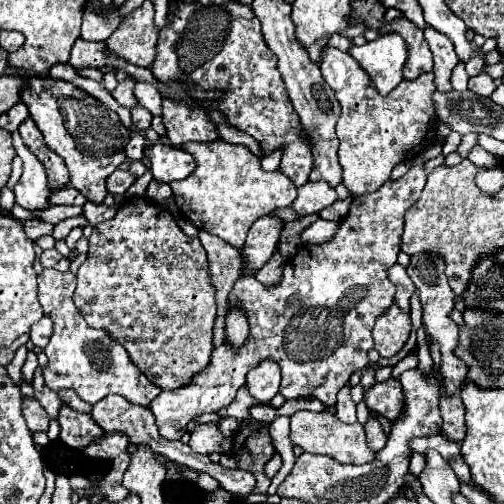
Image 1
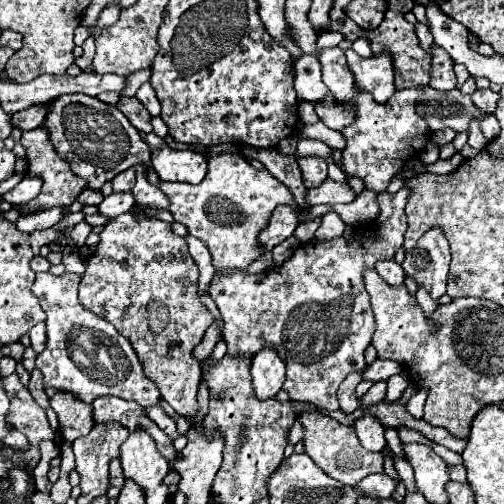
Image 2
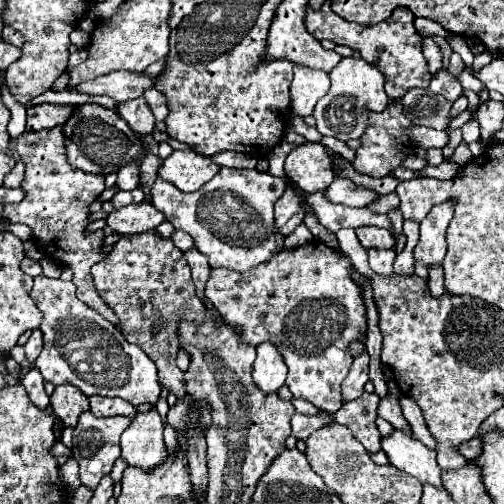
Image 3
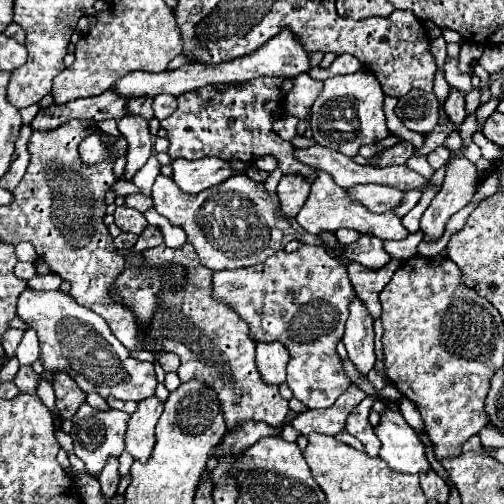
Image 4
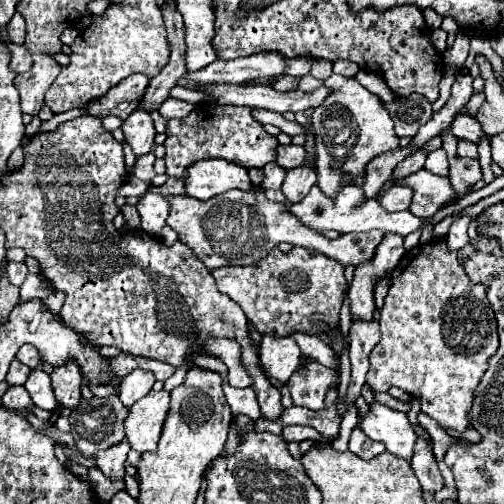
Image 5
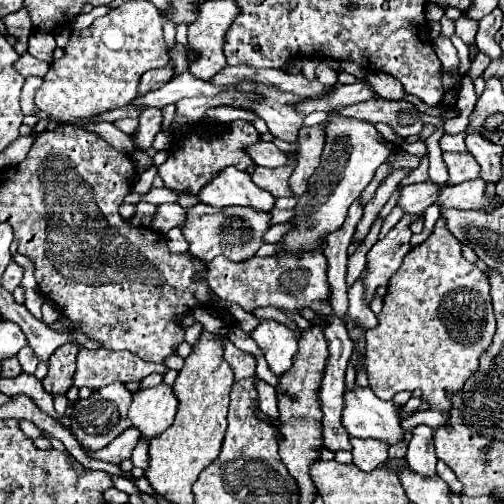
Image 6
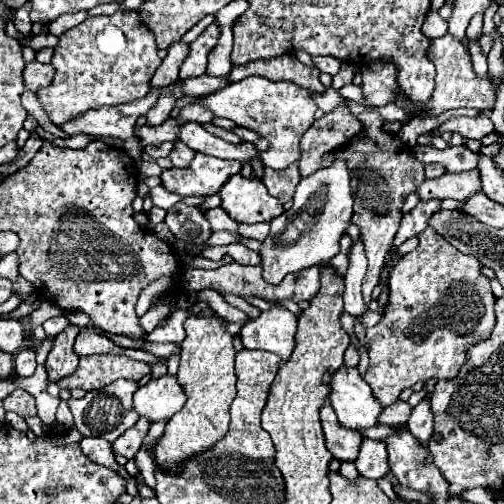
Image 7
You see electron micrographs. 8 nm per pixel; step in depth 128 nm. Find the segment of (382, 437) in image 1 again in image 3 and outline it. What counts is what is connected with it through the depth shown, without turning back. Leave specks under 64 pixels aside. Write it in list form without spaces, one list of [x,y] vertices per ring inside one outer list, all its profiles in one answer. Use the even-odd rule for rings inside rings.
[[[364,392],[356,400],[344,402],[344,406],[338,412],[326,414],[326,416],[332,416],[334,422],[346,426],[356,436],[356,440],[362,442],[362,446],[368,452],[378,452],[380,440],[382,440],[378,426],[376,426],[378,402],[380,402],[380,396],[376,392],[372,394]]]

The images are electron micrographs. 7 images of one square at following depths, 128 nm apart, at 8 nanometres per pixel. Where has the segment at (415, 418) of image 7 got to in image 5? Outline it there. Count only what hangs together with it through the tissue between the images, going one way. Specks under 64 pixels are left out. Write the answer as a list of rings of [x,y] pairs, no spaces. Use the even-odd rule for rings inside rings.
[[[424,438],[416,440],[416,450],[414,450],[414,458],[412,458],[412,470],[416,474],[416,478],[422,484],[424,492],[438,492],[444,488],[444,478],[438,470],[436,458],[432,454],[432,448],[426,444]]]

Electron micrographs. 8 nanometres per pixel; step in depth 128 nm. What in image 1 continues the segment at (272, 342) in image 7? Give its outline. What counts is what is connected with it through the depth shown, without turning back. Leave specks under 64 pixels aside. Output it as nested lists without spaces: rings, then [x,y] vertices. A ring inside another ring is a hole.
[[[264,360],[254,370],[248,372],[246,388],[252,398],[256,398],[260,404],[268,404],[276,394],[280,386],[280,366],[274,360]]]

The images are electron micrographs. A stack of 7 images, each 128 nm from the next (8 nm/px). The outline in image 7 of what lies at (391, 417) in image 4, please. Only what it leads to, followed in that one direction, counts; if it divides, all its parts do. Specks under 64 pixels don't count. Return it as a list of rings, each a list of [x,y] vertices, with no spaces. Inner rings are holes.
[[[340,366],[332,376],[324,376],[332,386],[330,402],[344,428],[364,430],[378,426],[382,404],[372,396],[372,390],[356,368]]]

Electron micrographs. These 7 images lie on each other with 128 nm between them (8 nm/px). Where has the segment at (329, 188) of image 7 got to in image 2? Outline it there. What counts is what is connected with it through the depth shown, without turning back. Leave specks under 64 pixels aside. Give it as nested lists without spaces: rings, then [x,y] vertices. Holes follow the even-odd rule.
[[[350,48],[346,50],[346,58],[358,88],[370,92],[376,102],[384,104],[396,92],[394,64],[390,52],[382,52],[380,56],[372,58],[362,58]],[[338,104],[338,106],[334,106],[334,108],[326,108],[326,106],[316,106],[316,112],[318,112],[318,116],[320,116],[320,120],[328,126],[328,128],[332,128],[332,130],[342,130],[344,126],[348,126],[348,124],[352,124],[354,122],[354,114],[352,114],[352,110],[348,108],[348,106],[342,106],[342,104]]]

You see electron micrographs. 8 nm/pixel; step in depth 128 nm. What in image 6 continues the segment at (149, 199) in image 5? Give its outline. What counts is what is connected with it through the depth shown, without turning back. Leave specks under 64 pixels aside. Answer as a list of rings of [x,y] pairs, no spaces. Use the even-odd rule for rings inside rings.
[[[158,204],[156,212],[152,214],[150,228],[166,234],[170,228],[184,222],[184,214],[186,214],[186,210],[180,204]]]

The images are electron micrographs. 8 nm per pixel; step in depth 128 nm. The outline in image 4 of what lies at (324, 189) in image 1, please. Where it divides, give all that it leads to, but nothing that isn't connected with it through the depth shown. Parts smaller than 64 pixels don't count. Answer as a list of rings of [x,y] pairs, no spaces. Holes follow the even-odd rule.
[[[358,184],[346,190],[350,200],[356,200],[358,204],[366,206],[372,212],[388,212],[392,210],[400,200],[402,194],[396,188],[388,188],[388,186],[374,186],[374,184]]]

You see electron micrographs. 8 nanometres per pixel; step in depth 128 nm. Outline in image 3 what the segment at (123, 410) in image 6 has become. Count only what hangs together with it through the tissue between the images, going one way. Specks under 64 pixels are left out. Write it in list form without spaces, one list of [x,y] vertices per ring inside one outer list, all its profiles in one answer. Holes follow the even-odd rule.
[[[84,412],[78,420],[78,426],[74,428],[74,448],[72,458],[80,464],[80,480],[86,488],[96,490],[96,484],[110,474],[112,464],[120,456],[120,436],[128,428],[130,420],[124,416],[112,416],[112,418],[96,418],[92,412]]]

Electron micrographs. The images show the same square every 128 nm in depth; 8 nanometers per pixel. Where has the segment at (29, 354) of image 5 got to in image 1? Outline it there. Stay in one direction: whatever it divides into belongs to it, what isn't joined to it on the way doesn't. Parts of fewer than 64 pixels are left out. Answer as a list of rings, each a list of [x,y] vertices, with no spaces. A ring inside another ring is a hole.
[[[40,318],[36,324],[32,324],[30,328],[30,340],[38,346],[38,348],[46,348],[46,344],[50,342],[52,336],[52,320],[50,318]]]

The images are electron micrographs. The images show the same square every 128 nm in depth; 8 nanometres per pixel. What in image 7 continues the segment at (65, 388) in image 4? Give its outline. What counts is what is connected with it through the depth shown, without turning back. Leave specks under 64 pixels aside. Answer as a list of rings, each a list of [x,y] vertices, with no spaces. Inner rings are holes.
[[[70,326],[56,336],[54,346],[52,346],[48,360],[46,360],[48,382],[58,382],[60,378],[68,376],[72,370],[78,368],[78,354],[72,348],[76,336],[78,336],[76,326]]]

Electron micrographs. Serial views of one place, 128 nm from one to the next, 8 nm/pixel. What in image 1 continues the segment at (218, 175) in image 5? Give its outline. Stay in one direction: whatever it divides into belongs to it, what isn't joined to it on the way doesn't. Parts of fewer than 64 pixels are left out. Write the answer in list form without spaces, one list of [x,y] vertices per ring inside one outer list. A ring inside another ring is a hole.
[[[148,144],[144,148],[144,156],[150,162],[150,170],[154,174],[154,180],[158,182],[174,182],[182,180],[192,174],[194,170],[194,158],[184,152],[180,146],[172,144]]]

